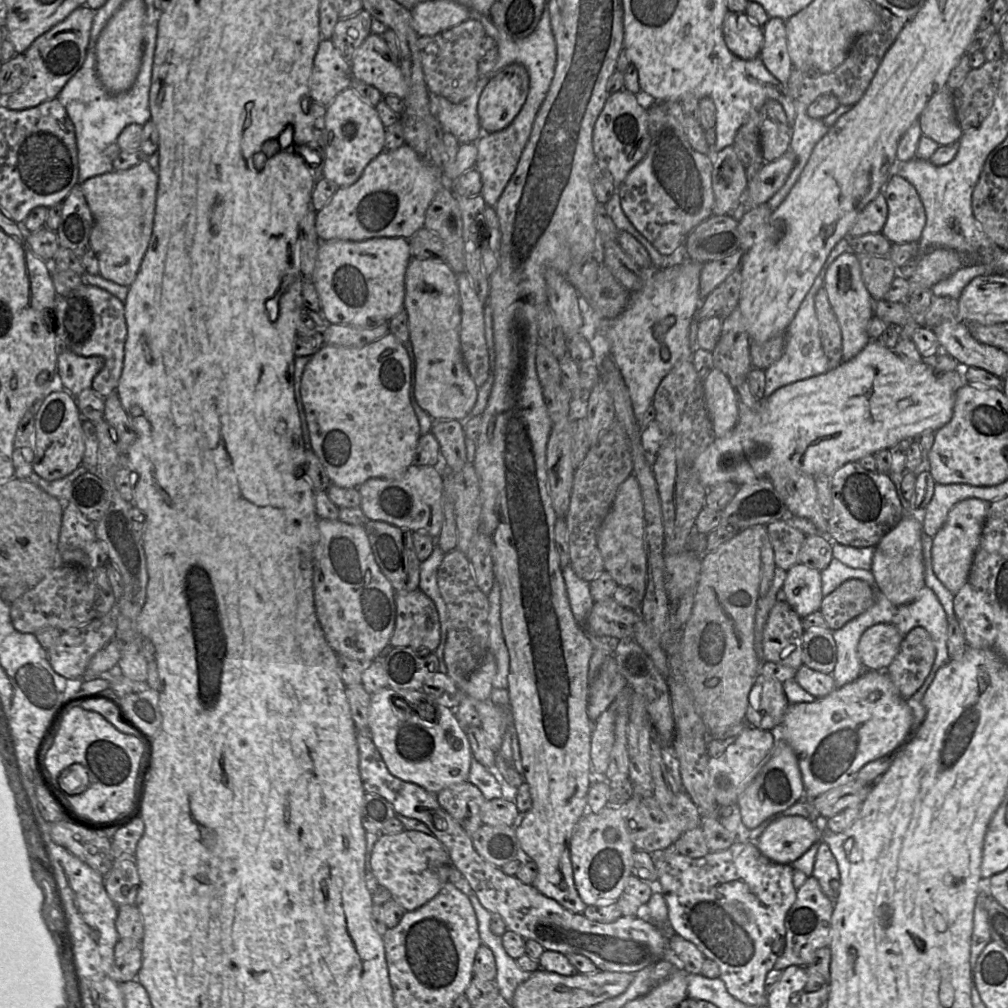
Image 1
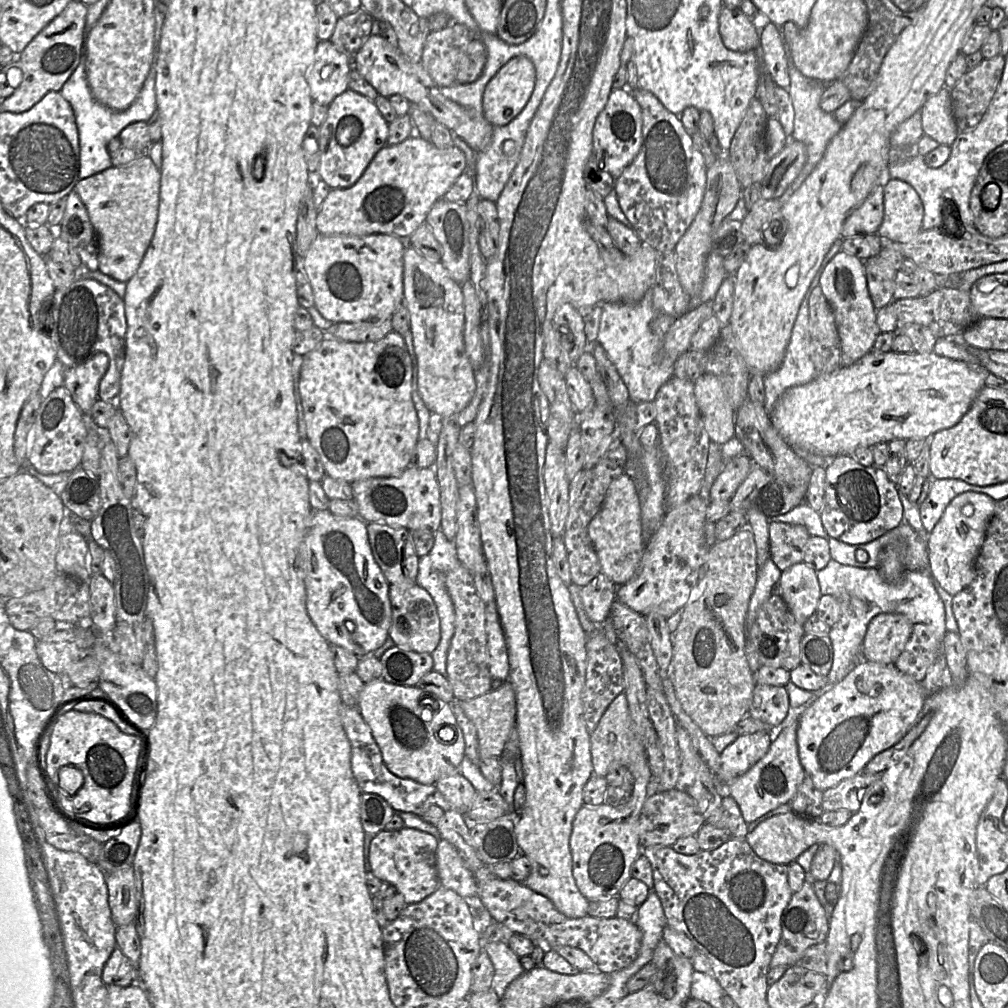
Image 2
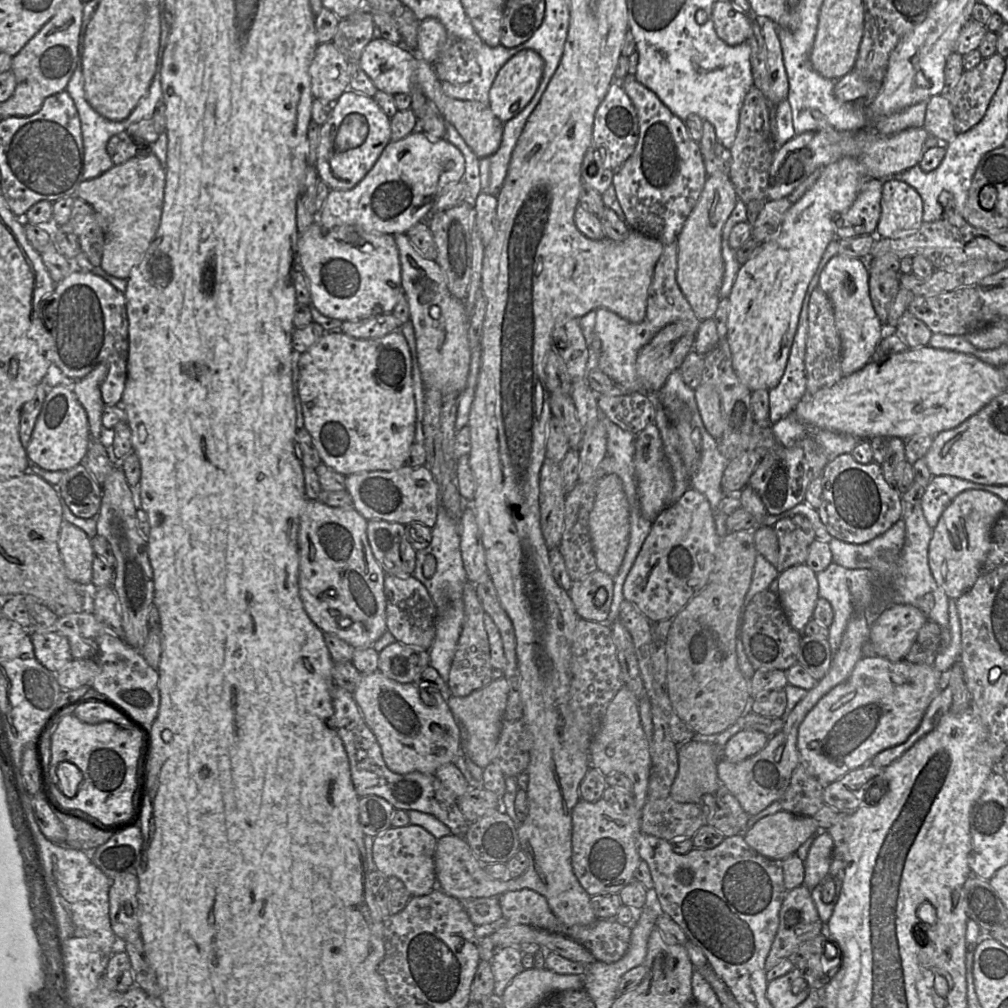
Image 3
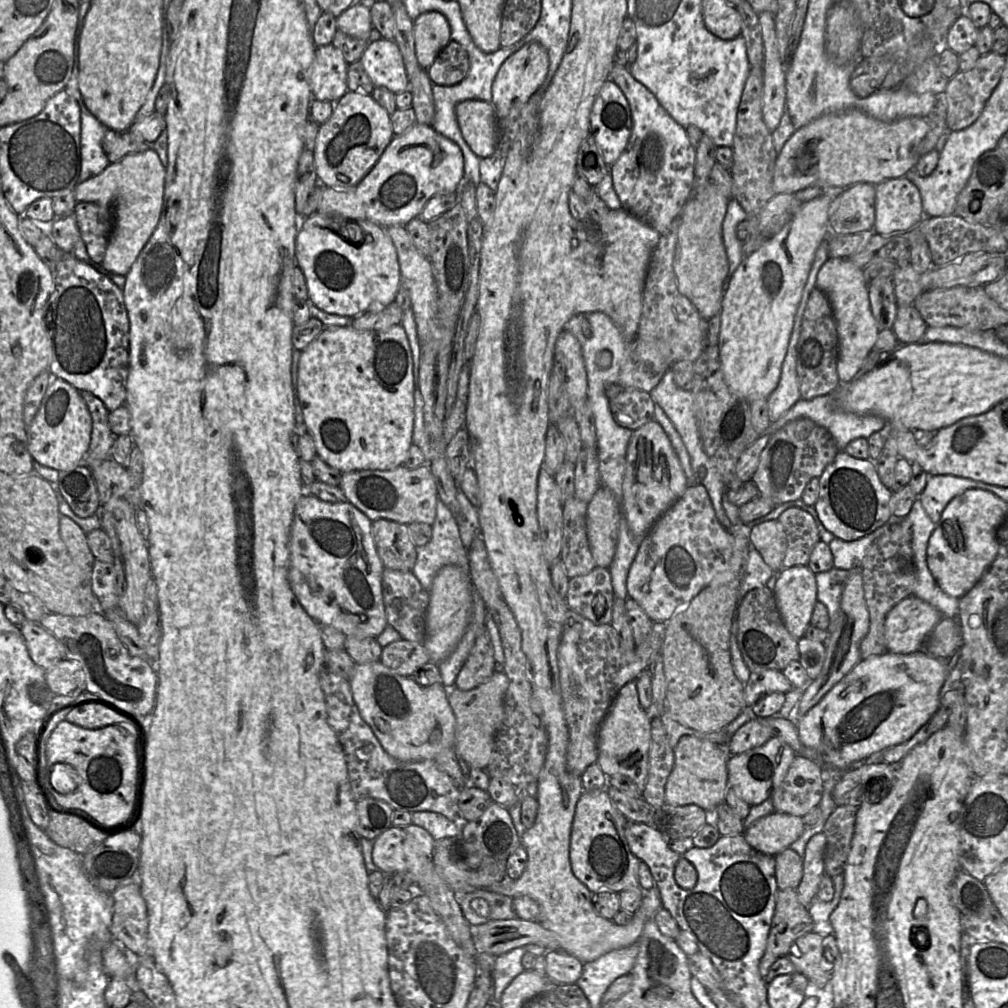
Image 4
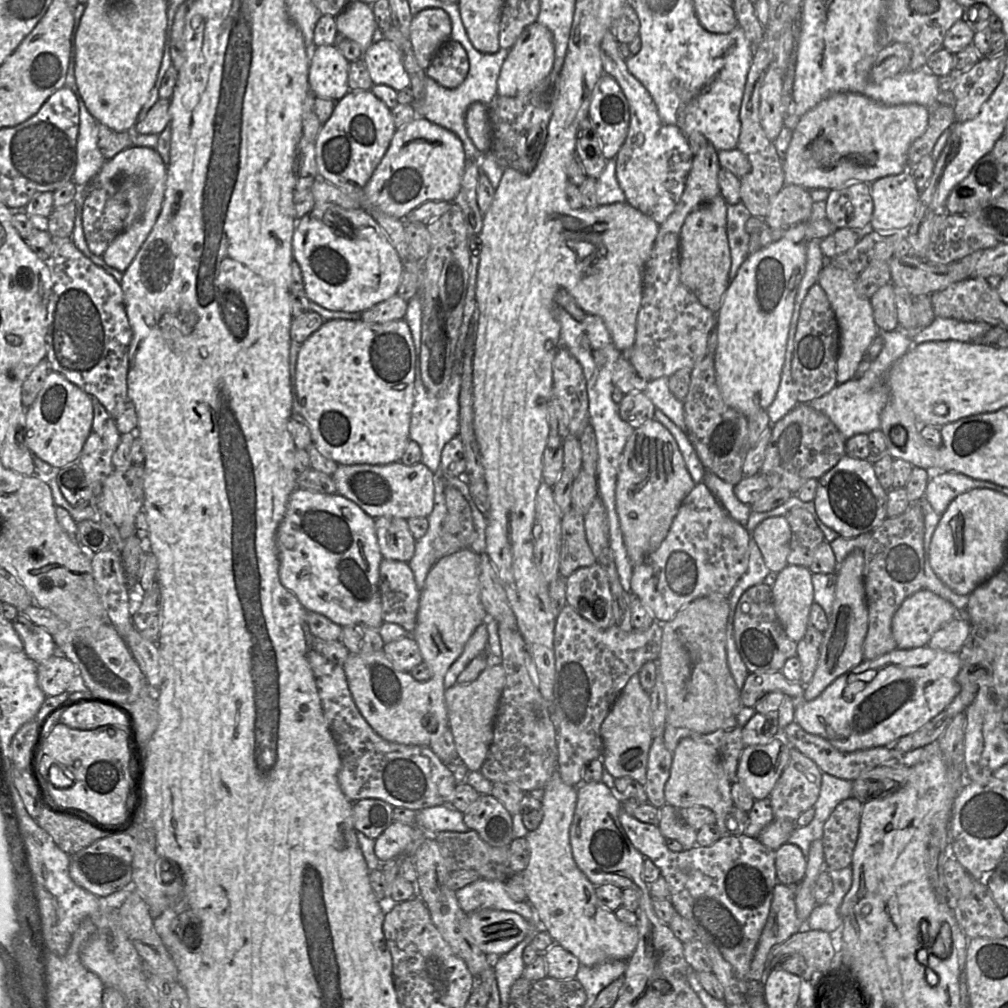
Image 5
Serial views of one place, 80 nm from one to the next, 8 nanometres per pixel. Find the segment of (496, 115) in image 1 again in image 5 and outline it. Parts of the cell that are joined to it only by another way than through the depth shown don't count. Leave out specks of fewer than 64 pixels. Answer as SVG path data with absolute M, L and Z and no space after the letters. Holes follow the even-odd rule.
M535 22L527 26L518 37L501 67L497 81L497 94L514 97L530 90L550 75L555 59L553 35L545 26Z

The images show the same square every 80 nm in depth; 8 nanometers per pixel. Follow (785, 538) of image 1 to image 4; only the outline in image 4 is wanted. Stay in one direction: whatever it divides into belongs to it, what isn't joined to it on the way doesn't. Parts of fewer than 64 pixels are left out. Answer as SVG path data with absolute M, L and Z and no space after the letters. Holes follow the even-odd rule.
M789 508L780 515L778 521L783 525L787 538L783 568L807 565L814 546L820 541L813 517L802 509Z

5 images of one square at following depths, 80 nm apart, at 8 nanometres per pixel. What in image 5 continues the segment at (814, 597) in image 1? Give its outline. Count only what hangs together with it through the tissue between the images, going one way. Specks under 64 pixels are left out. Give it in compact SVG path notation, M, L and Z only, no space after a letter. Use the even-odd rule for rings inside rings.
M788 564L777 573L772 594L776 615L787 636L796 643L804 639L814 603L809 568Z

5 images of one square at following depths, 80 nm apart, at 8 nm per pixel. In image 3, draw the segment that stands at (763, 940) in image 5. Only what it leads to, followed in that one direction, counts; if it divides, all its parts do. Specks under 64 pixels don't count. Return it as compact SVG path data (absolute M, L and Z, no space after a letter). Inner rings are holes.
M803 884L787 891L779 913L779 926L765 961L766 971L780 960L790 958L798 947L826 932L811 891Z

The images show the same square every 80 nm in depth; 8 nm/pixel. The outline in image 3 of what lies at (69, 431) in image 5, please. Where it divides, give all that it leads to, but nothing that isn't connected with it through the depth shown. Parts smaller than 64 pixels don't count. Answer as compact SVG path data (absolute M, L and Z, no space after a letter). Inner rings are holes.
M63 385L53 387L45 396L30 442L25 448L28 460L47 471L67 471L83 463L89 442L87 414L72 388Z

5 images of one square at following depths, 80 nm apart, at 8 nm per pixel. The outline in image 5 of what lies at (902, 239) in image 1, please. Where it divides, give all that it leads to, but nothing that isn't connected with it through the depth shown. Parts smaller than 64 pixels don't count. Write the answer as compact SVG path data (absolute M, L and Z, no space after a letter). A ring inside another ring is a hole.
M910 171L880 178L870 184L873 213L869 228L874 231L908 230L915 216L919 194Z

